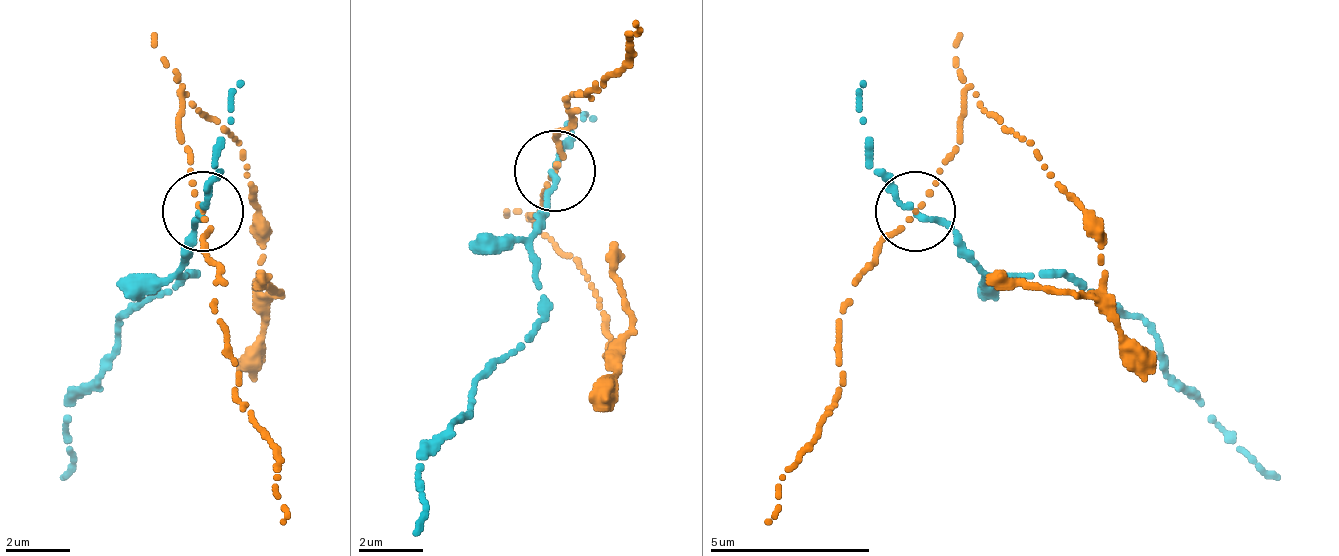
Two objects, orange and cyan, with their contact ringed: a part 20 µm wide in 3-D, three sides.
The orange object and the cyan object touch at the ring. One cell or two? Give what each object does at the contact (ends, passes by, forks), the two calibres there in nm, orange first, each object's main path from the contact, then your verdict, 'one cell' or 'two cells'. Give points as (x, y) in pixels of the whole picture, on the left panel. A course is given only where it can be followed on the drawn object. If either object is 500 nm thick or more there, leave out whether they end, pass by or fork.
orange passes by; cyan passes by; calibres 120 and 170 nm; course orange (204, 213), (180, 140), (188, 92), (245, 148), (261, 245), (261, 294), (277, 294), (261, 278); course cyan (196, 213), (180, 278), (188, 278), (124, 318), (116, 358), (67, 415), (59, 479); one cell

